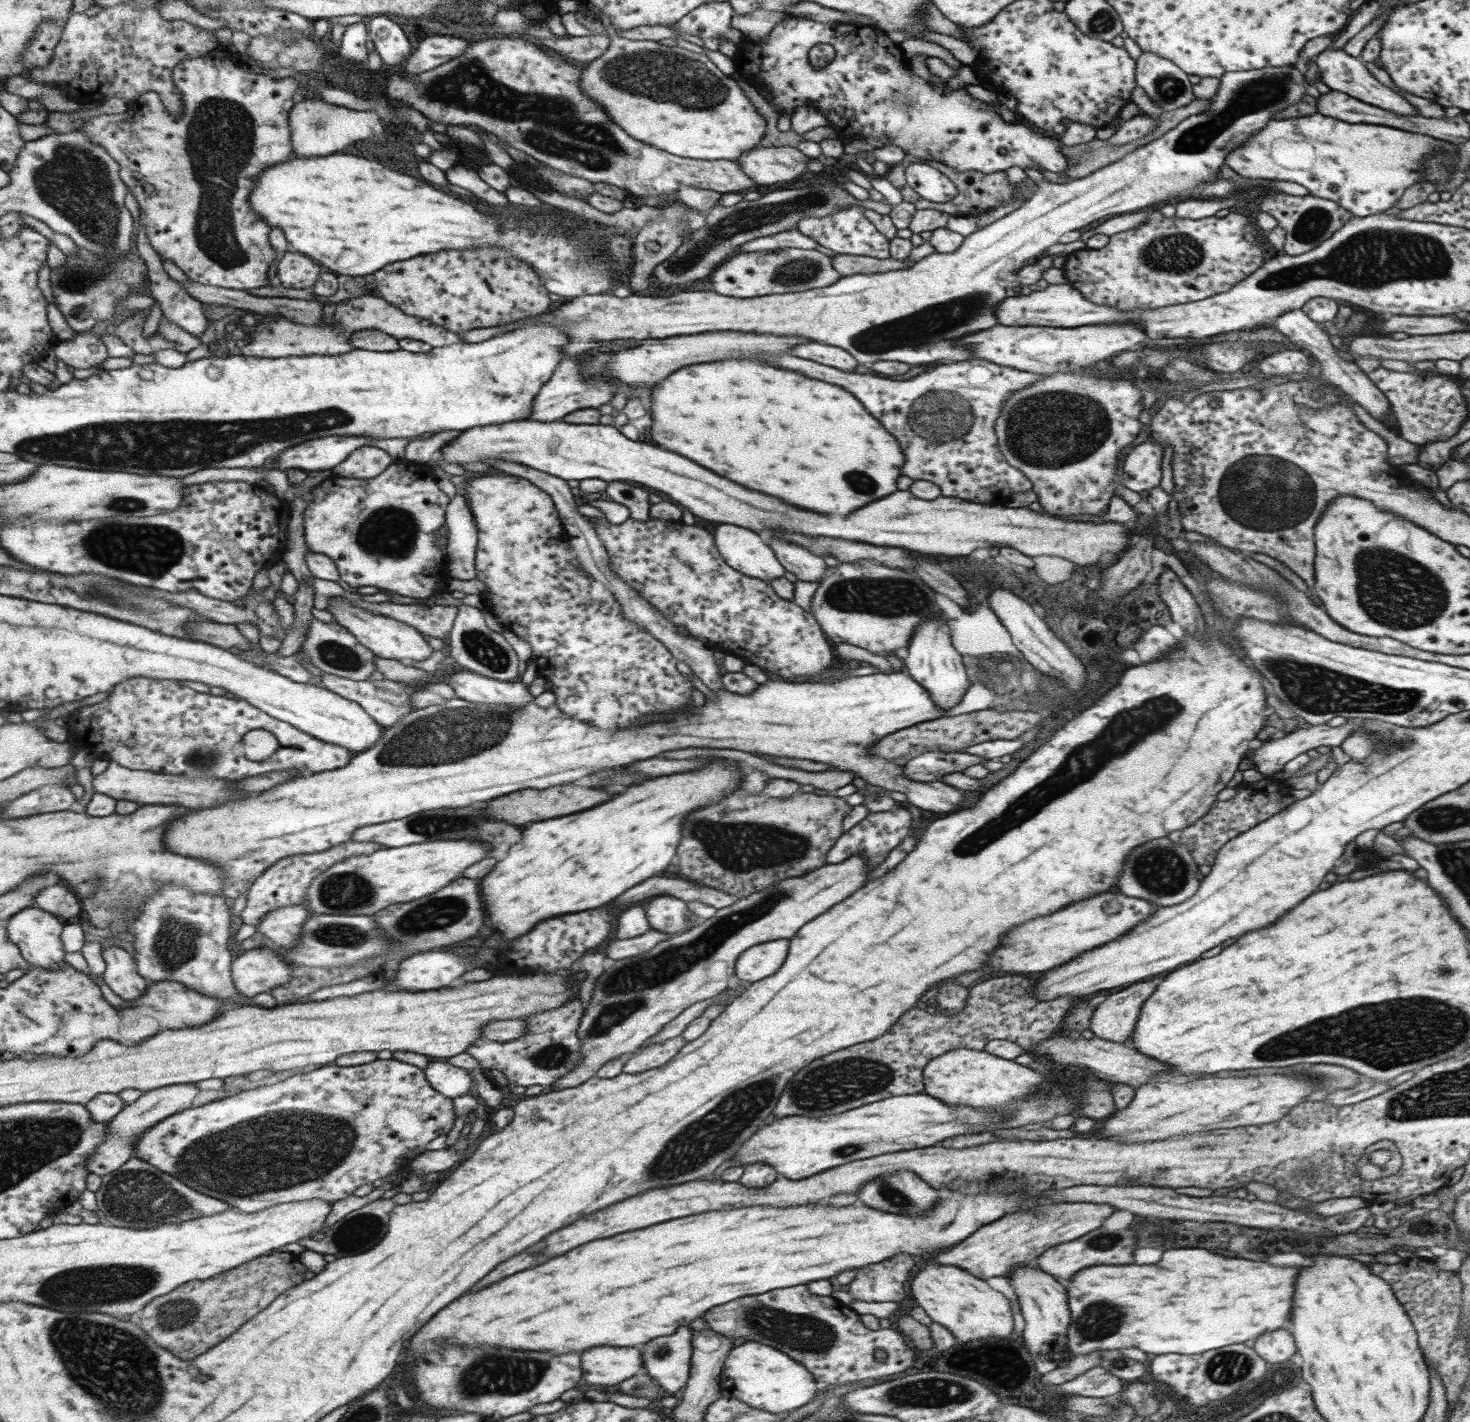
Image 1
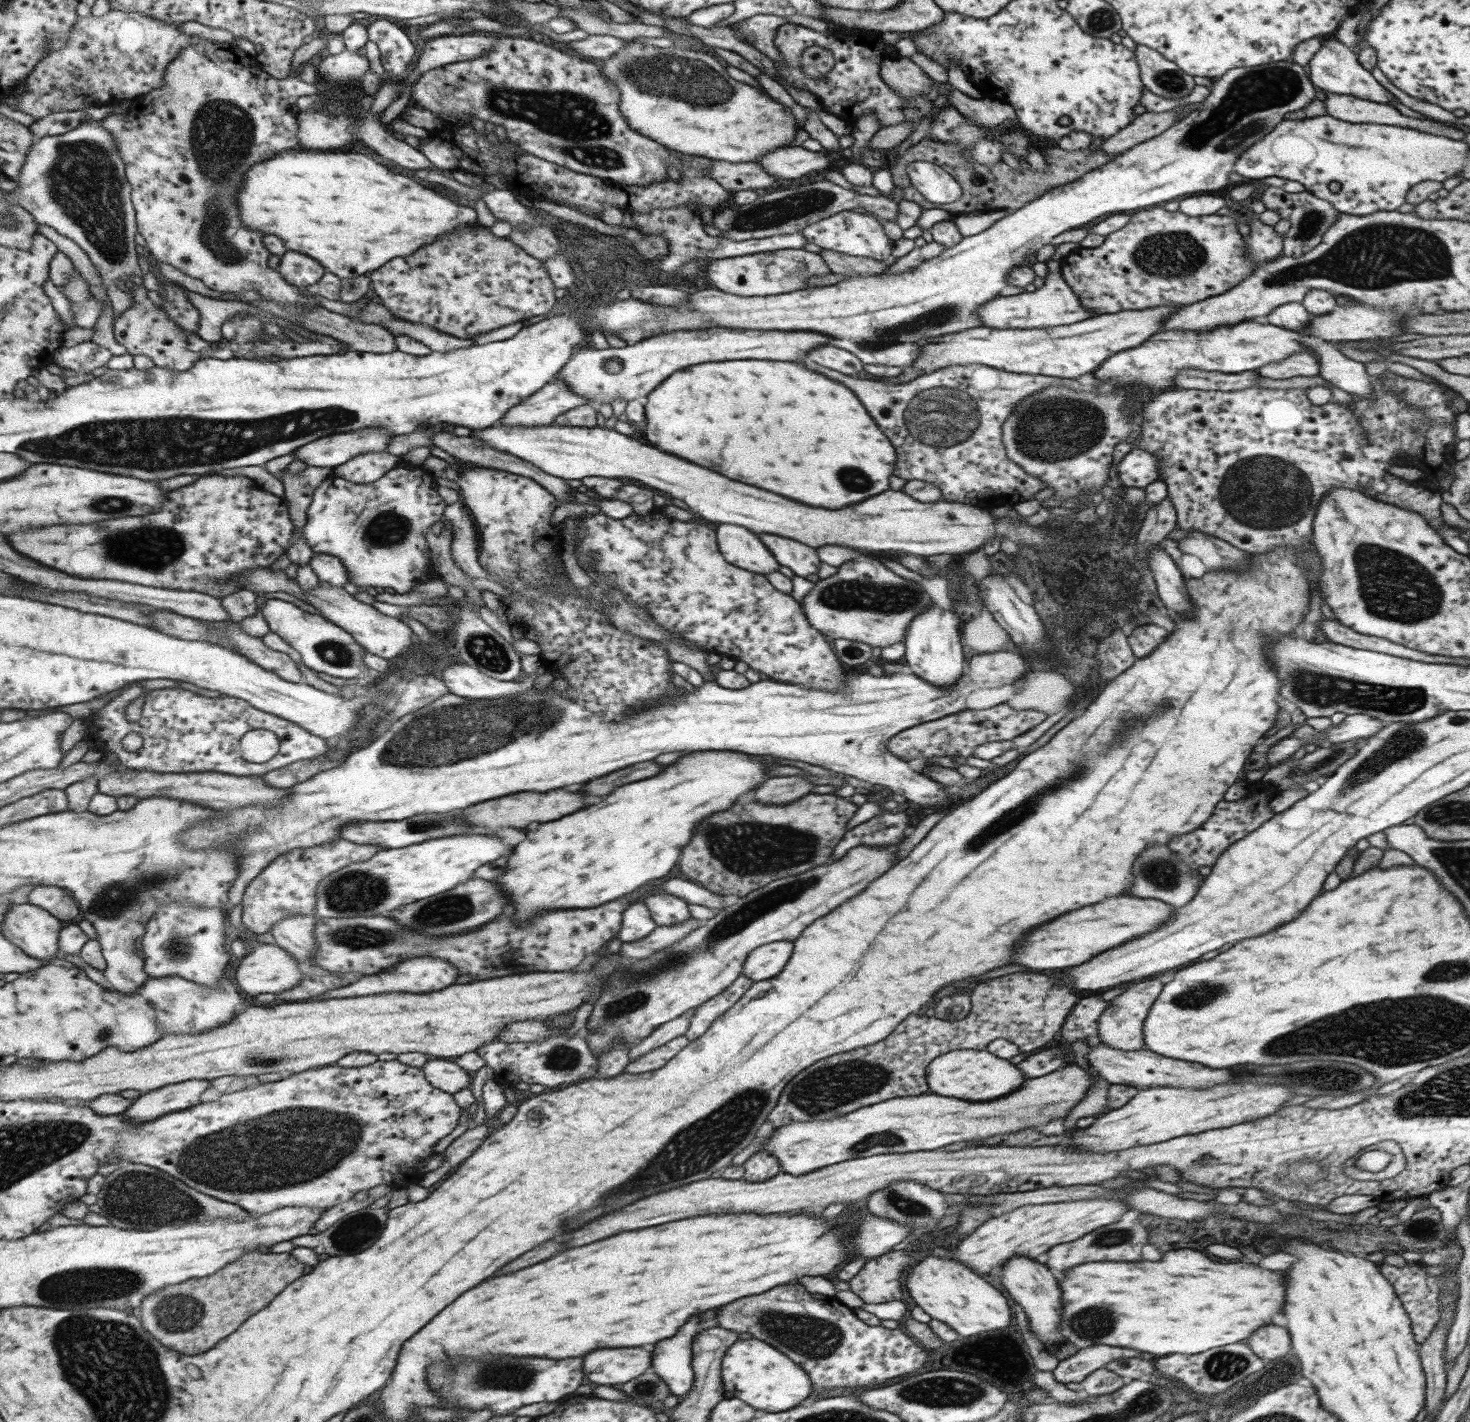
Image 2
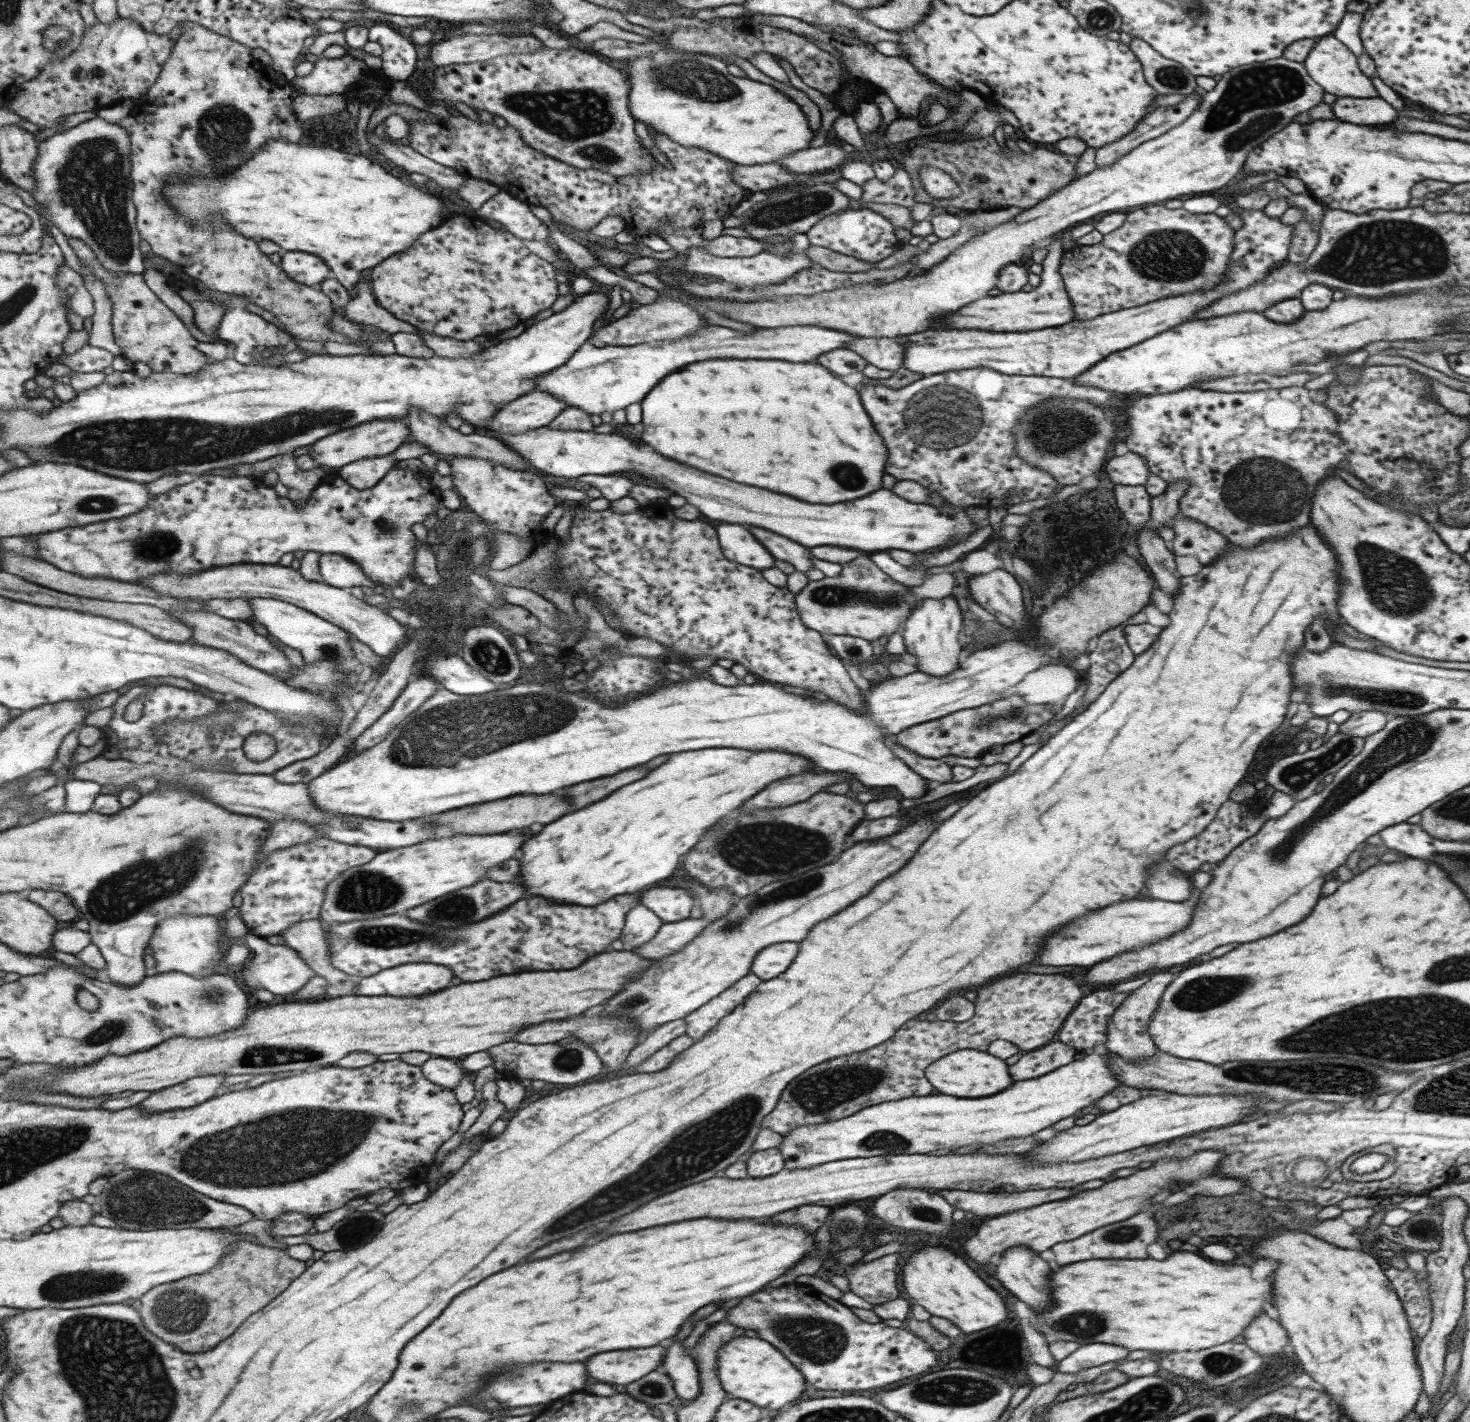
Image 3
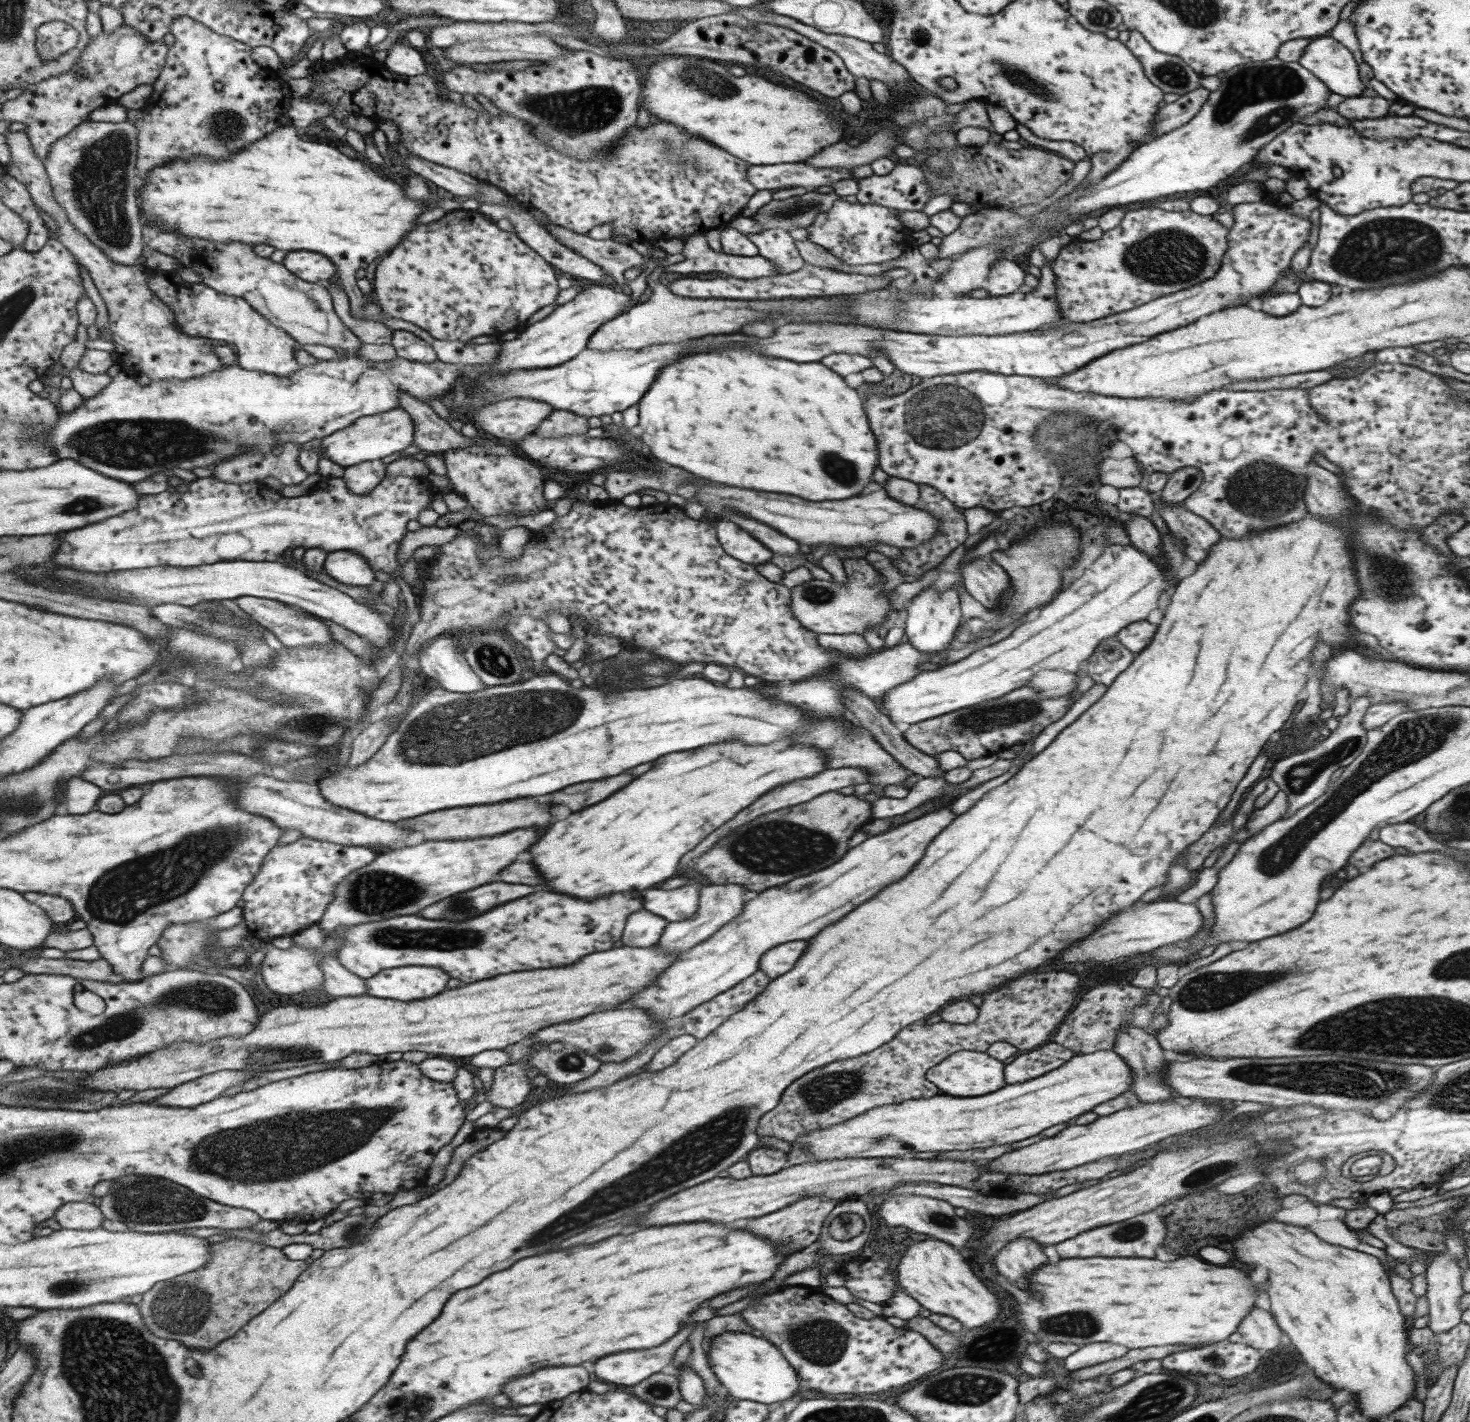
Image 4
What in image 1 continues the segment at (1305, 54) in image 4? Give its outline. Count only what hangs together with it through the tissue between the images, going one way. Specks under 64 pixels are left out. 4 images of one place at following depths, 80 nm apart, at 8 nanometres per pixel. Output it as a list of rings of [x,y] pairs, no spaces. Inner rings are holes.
[[[1329,45],[1325,50],[1316,54],[1313,59],[1315,66],[1317,66],[1317,74],[1319,74],[1318,85],[1321,89],[1337,90],[1348,94],[1350,97],[1357,100],[1372,104],[1373,106],[1393,110],[1403,116],[1419,115],[1415,108],[1409,104],[1403,97],[1391,91],[1388,87],[1381,85],[1368,71],[1363,67],[1363,64],[1355,57],[1345,54],[1343,49],[1333,48]]]

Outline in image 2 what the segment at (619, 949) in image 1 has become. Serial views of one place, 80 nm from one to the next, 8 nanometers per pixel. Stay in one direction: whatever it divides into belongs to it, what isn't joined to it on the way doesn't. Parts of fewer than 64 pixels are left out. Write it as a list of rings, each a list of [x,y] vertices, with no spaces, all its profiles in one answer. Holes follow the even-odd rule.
[[[689,918],[683,922],[675,924],[675,926],[656,926],[649,936],[645,936],[637,942],[631,944],[621,944],[619,956],[623,958],[647,958],[654,952],[659,952],[678,940],[685,938],[693,928],[694,920]]]

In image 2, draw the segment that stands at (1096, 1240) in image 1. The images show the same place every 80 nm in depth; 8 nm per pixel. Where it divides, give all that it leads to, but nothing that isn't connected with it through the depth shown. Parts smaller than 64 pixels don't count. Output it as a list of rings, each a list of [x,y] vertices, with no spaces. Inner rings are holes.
[[[1125,1212],[1121,1216],[1119,1222],[1109,1224],[1109,1226],[1101,1226],[1101,1230],[1093,1230],[1089,1234],[1085,1234],[1083,1238],[1075,1240],[1075,1242],[1065,1242],[1065,1244],[1057,1244],[1047,1252],[1047,1268],[1055,1268],[1059,1272],[1083,1264],[1083,1262],[1099,1262],[1099,1260],[1115,1260],[1115,1262],[1135,1262],[1141,1256],[1141,1246],[1147,1242],[1147,1228],[1139,1222],[1139,1218],[1131,1212]]]

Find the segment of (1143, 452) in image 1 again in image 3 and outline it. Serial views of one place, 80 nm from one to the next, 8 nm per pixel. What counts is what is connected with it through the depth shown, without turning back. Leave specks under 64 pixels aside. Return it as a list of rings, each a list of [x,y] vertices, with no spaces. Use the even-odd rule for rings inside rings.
[[[1130,451],[1119,457],[1111,457],[1102,466],[1102,471],[1110,478],[1111,484],[1121,486],[1141,486],[1149,476],[1145,459]]]

